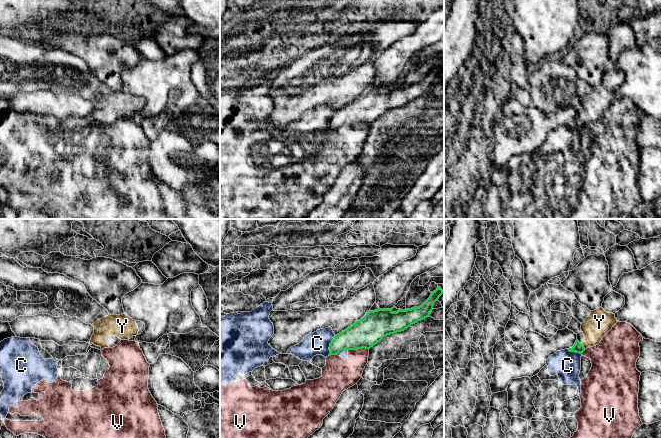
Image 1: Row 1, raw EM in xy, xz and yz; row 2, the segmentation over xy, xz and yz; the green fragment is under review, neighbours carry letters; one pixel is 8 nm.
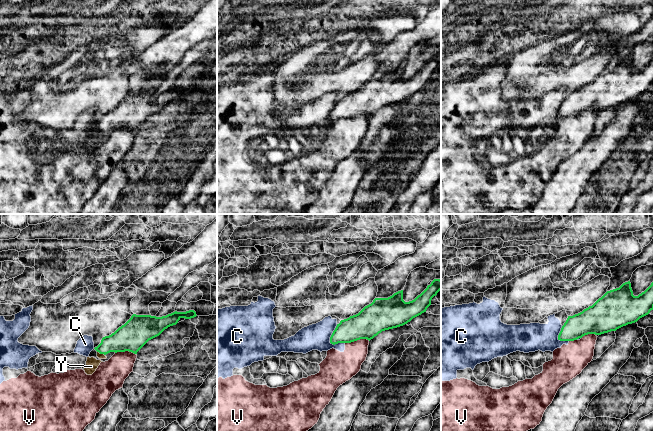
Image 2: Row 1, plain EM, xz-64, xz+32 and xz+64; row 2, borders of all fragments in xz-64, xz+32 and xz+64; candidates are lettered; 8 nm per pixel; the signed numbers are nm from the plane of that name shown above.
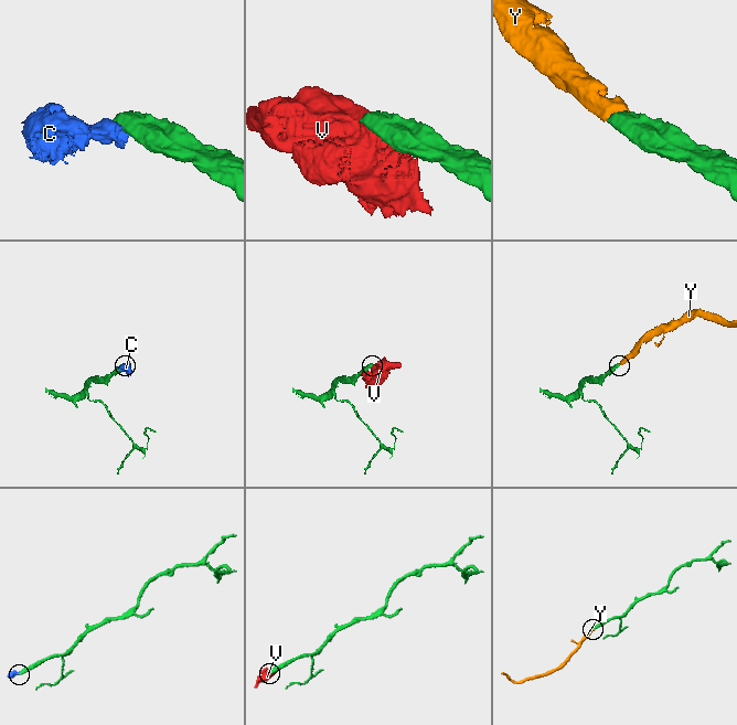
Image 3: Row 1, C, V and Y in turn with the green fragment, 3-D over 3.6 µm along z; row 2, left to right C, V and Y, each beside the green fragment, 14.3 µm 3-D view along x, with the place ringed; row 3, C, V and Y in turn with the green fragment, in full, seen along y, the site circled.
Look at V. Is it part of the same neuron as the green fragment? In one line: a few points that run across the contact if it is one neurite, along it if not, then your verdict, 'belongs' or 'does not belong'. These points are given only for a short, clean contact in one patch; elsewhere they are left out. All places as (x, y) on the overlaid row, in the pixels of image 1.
xz (368, 348), (348, 350) | does not belong

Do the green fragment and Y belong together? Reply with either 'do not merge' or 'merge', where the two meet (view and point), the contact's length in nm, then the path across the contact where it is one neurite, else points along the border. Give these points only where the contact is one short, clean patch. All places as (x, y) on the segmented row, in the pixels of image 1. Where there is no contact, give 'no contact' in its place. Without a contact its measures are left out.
merge | yz (583, 346) | 50 nm

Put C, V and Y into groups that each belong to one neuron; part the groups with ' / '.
C V / Y

